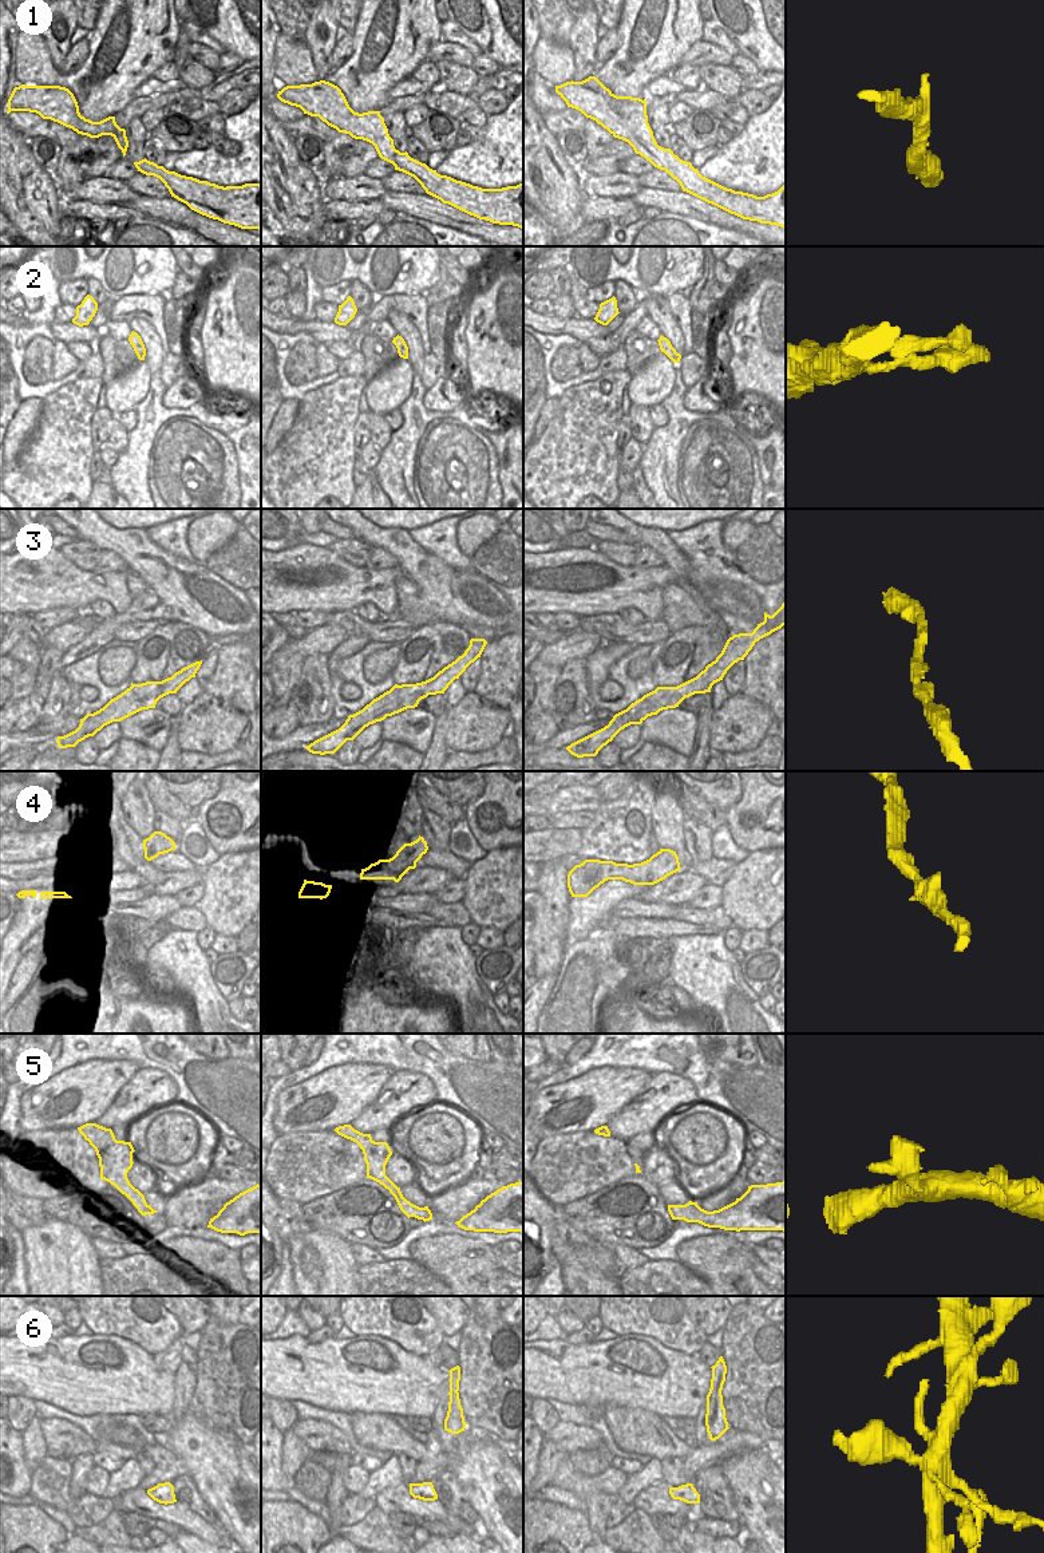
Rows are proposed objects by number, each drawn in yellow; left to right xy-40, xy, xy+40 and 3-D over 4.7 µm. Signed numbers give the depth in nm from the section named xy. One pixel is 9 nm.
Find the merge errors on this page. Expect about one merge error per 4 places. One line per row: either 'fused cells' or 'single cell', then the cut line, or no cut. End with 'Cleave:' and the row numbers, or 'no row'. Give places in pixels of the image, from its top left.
1: single cell | no cut
2: single cell | no cut
3: single cell | no cut
4: single cell | no cut
5: single cell | no cut
6: single cell | no cut
Cleave: no row

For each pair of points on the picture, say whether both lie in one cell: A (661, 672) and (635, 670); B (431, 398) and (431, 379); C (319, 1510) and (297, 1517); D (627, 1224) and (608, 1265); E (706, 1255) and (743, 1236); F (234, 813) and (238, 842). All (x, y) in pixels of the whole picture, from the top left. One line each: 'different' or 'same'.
A: different
B: different
C: different
D: different
E: different
F: same

